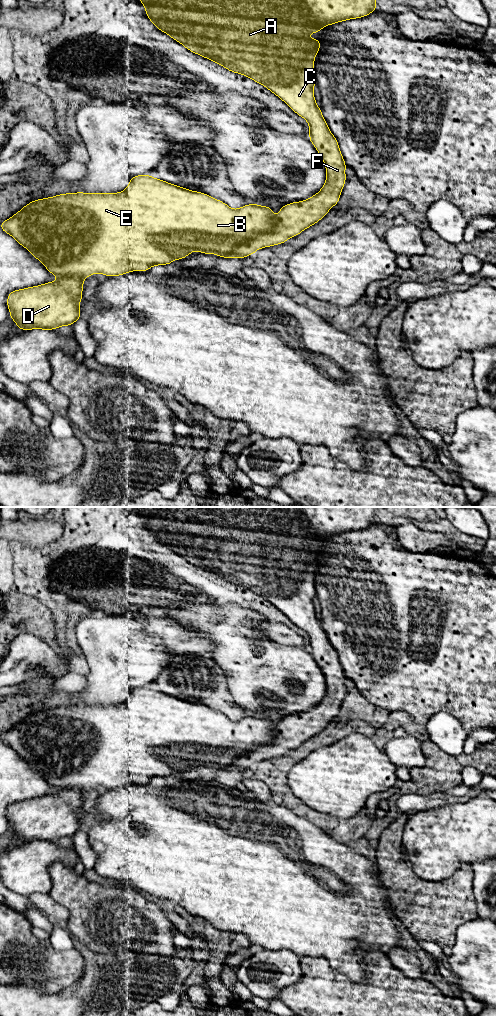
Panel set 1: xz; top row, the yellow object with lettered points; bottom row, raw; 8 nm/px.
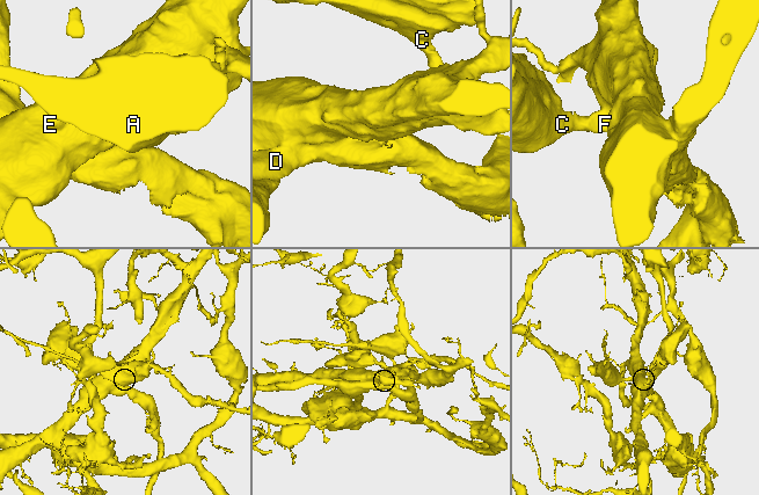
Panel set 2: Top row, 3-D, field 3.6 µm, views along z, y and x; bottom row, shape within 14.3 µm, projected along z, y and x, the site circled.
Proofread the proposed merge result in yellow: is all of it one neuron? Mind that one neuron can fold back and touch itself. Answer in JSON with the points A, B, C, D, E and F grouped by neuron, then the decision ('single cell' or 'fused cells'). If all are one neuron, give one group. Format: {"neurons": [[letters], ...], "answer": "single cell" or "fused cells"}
{"neurons": [["A", "C", "D", "F"], ["B", "E"]], "answer": "fused cells"}

